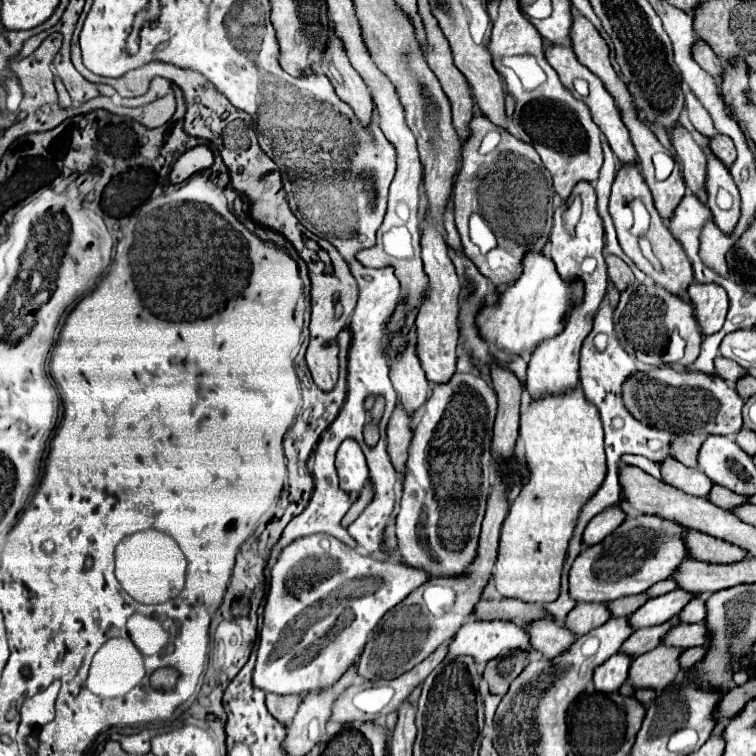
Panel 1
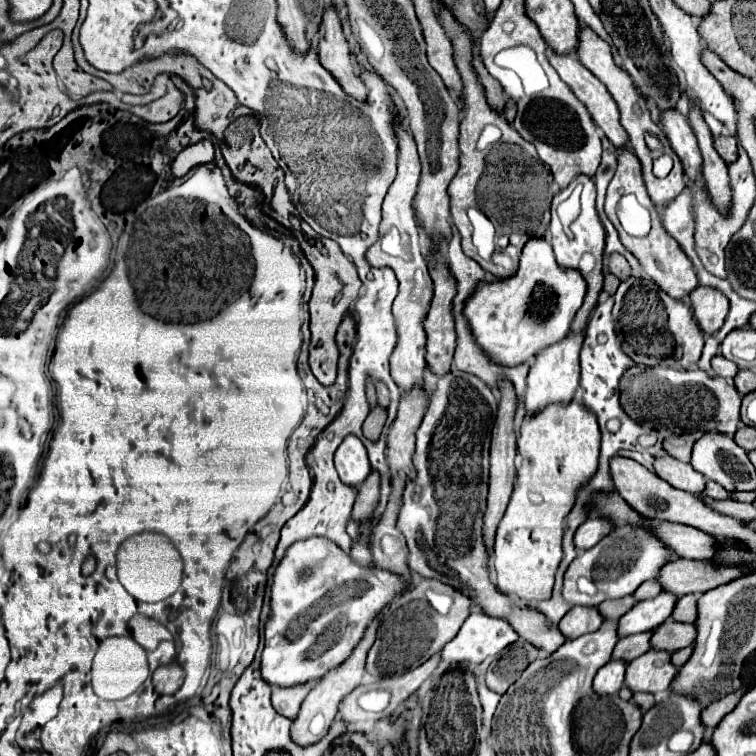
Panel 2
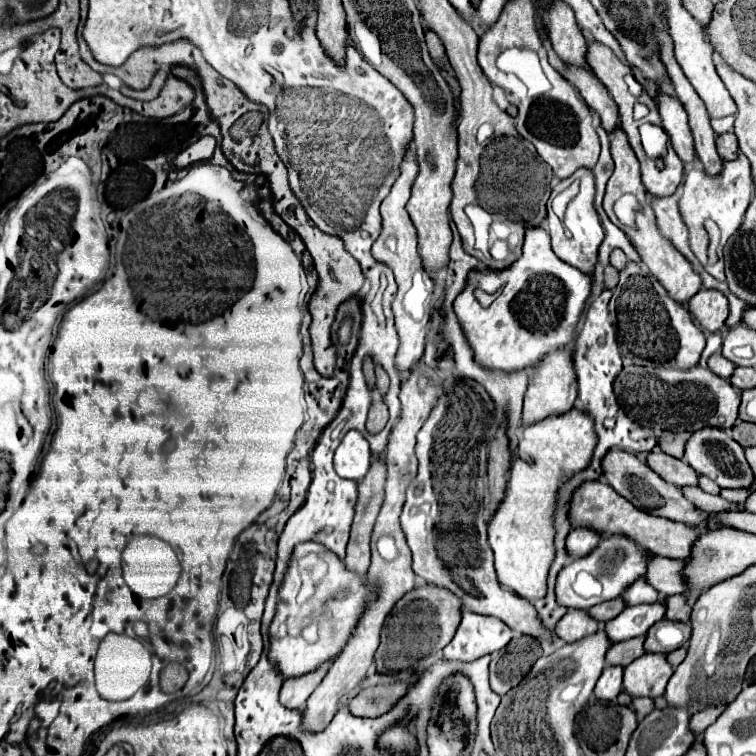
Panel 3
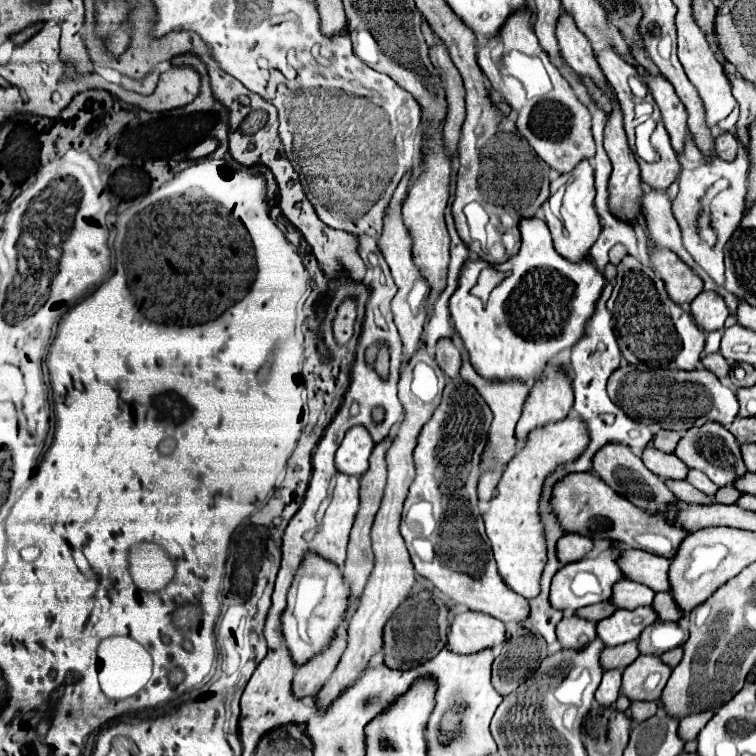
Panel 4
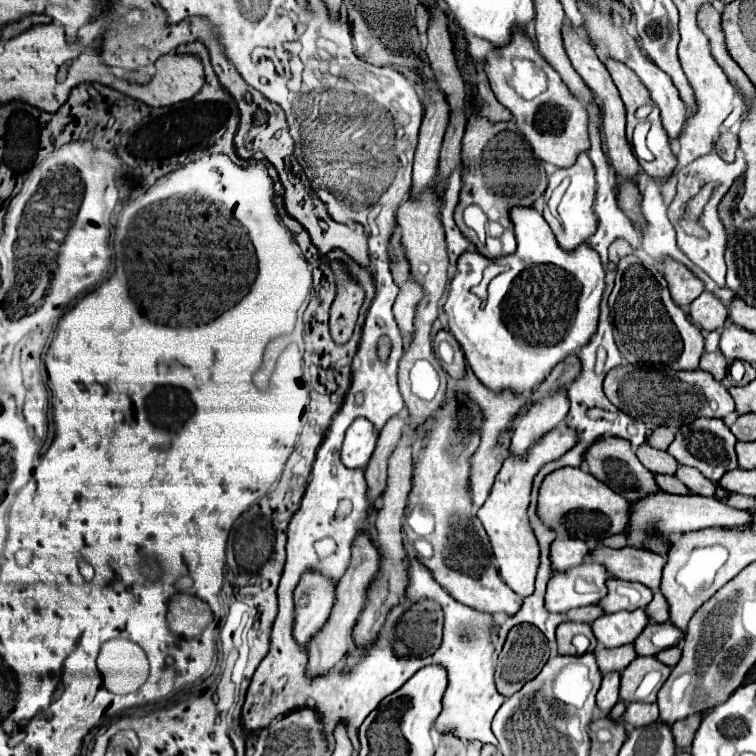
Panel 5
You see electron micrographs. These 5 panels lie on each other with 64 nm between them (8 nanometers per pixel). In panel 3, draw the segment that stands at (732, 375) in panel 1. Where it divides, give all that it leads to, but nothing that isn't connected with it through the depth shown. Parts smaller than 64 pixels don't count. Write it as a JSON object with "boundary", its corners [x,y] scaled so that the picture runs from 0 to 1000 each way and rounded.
{"boundary":[[[947,466],[947,468],[942,468],[939,474],[937,474],[937,487],[944,492],[944,495],[950,495],[952,500],[966,500],[968,497],[968,489],[971,489],[971,481],[966,479],[966,476],[960,476],[952,466]]]}

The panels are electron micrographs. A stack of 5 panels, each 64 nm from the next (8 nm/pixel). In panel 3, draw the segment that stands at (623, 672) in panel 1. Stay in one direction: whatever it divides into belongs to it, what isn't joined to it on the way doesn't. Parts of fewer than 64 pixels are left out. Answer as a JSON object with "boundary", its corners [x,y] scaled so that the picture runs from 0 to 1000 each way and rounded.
{"boundary":[[[802,881],[788,910],[786,918],[791,926],[799,929],[810,929],[815,926],[815,921],[823,915],[823,884],[820,881]]]}

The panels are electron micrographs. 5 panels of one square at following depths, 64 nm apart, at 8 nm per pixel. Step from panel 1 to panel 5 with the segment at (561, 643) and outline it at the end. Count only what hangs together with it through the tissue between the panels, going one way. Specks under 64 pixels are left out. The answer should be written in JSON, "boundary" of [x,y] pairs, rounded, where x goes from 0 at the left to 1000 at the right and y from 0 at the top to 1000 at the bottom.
{"boundary":[[[593,519],[593,534],[582,548],[582,561],[566,571],[566,587],[561,587],[561,593],[553,598],[548,614],[548,643],[537,669],[534,701],[540,704],[542,717],[561,712],[574,722],[577,733],[566,741],[558,738],[558,746],[571,754],[577,770],[603,788],[603,794],[635,810],[683,812],[690,791],[661,767],[646,709],[638,693],[630,688],[619,656],[619,608],[632,593],[632,563],[632,540],[619,534],[616,526],[603,526],[598,519]]]}

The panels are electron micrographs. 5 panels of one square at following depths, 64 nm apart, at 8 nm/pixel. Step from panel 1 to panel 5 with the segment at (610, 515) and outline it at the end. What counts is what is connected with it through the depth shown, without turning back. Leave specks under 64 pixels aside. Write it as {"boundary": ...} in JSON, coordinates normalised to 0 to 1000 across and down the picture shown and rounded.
{"boundary":[[[735,712],[728,722],[728,741],[733,757],[749,757],[757,749],[765,749],[778,735],[778,720],[772,714],[757,714],[757,712]]]}

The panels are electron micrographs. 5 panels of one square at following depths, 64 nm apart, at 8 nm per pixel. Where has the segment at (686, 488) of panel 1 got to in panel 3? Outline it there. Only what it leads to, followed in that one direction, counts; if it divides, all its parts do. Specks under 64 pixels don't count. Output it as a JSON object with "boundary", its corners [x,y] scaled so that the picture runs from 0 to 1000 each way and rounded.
{"boundary":[[[865,593],[865,598],[857,601],[854,614],[881,638],[892,643],[921,643],[921,624],[902,608],[878,601],[876,595]]]}

